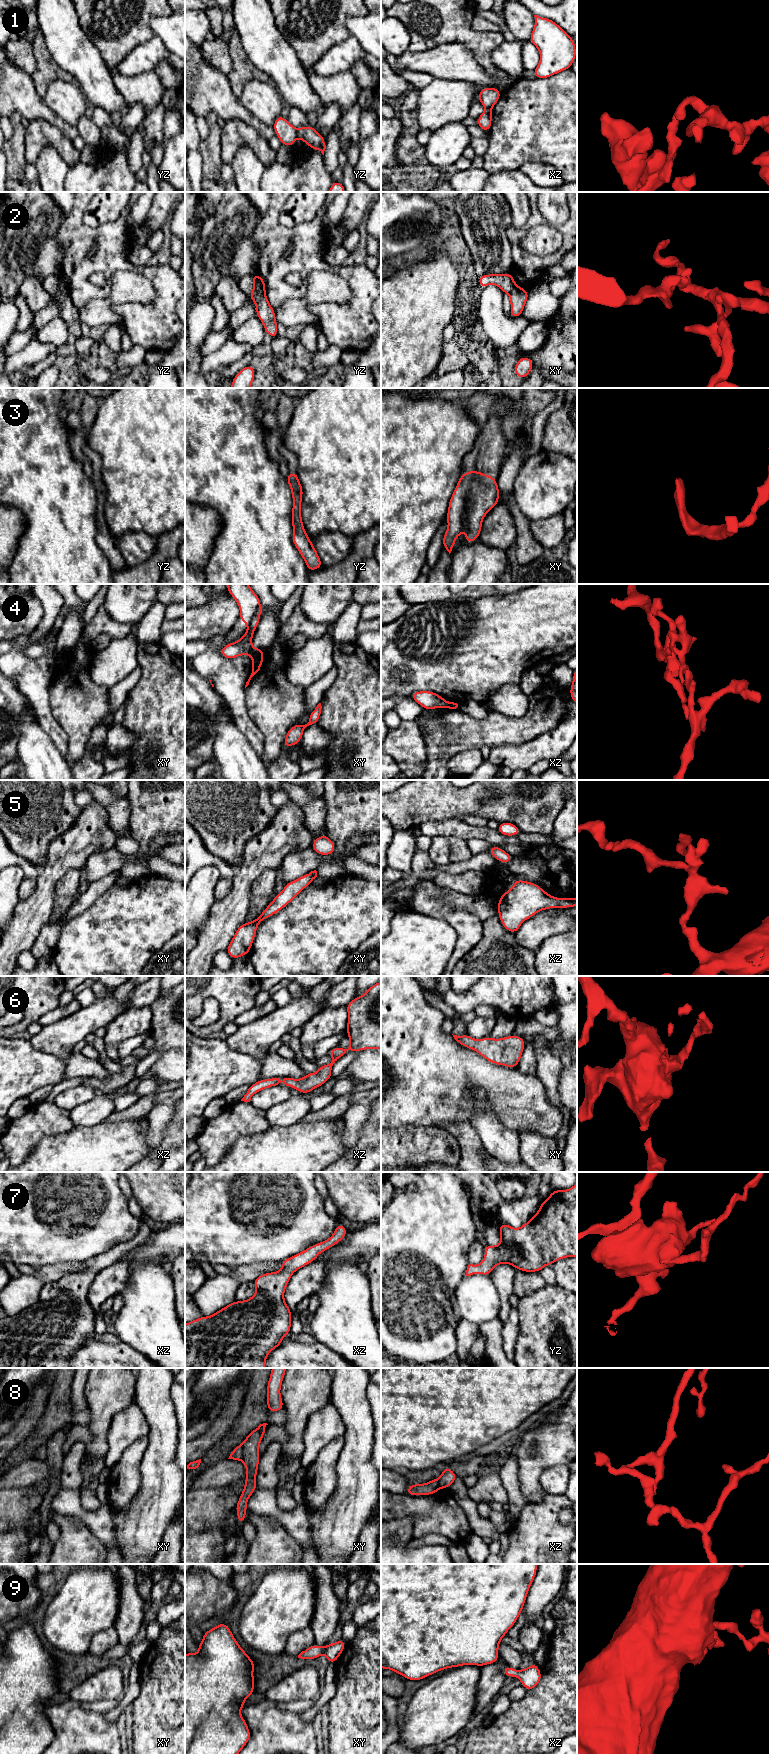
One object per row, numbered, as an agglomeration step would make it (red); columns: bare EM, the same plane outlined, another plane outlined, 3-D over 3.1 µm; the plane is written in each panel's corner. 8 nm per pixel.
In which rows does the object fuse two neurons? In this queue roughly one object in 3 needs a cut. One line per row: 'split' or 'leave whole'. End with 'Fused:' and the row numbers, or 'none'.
1: split
2: split
3: leave whole
4: split
5: leave whole
6: leave whole
7: leave whole
8: split
9: leave whole
Fused: 1, 2, 4, 8

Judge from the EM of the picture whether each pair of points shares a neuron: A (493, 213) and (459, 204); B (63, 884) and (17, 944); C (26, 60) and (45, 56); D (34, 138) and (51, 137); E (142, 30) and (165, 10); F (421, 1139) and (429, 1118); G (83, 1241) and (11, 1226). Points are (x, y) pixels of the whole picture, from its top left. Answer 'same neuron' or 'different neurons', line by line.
A: same neuron
B: different neurons
C: different neurons
D: same neuron
E: same neuron
F: different neurons
G: same neuron

